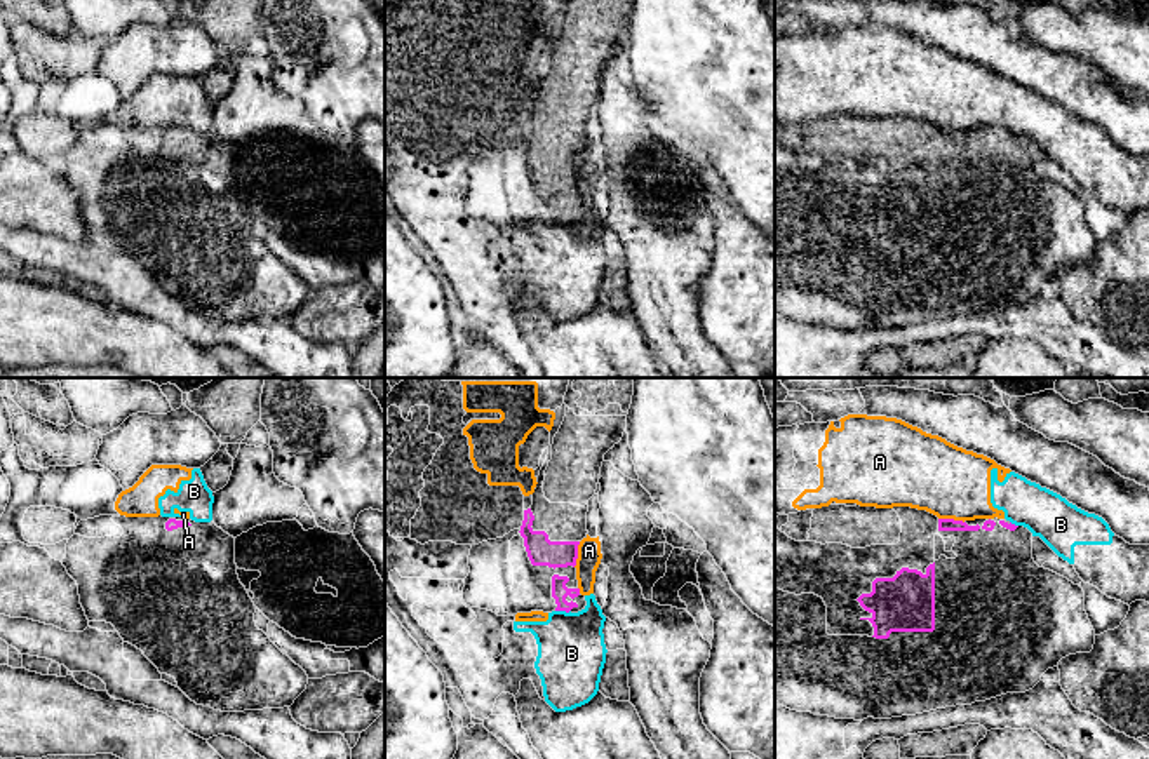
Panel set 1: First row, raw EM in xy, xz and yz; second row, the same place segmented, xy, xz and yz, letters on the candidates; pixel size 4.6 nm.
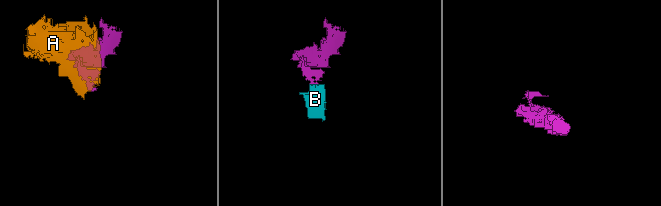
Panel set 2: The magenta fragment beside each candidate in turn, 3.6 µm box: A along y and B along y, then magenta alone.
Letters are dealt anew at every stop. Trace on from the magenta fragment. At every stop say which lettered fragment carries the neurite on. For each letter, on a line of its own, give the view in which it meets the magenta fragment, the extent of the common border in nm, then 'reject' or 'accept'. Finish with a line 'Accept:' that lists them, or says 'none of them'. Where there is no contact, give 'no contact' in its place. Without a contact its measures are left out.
A: meets magenta in xz; contact 120 nm long; reject
B: meets magenta in xz; contact 70 nm long; reject
Accept: none of them

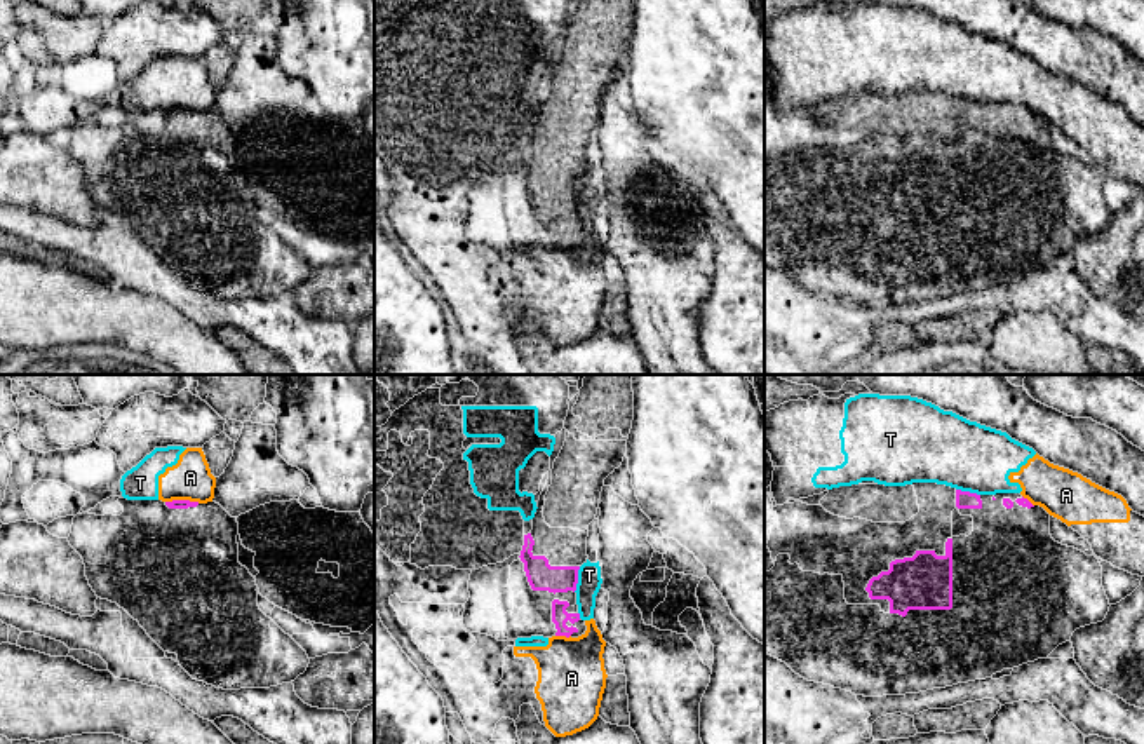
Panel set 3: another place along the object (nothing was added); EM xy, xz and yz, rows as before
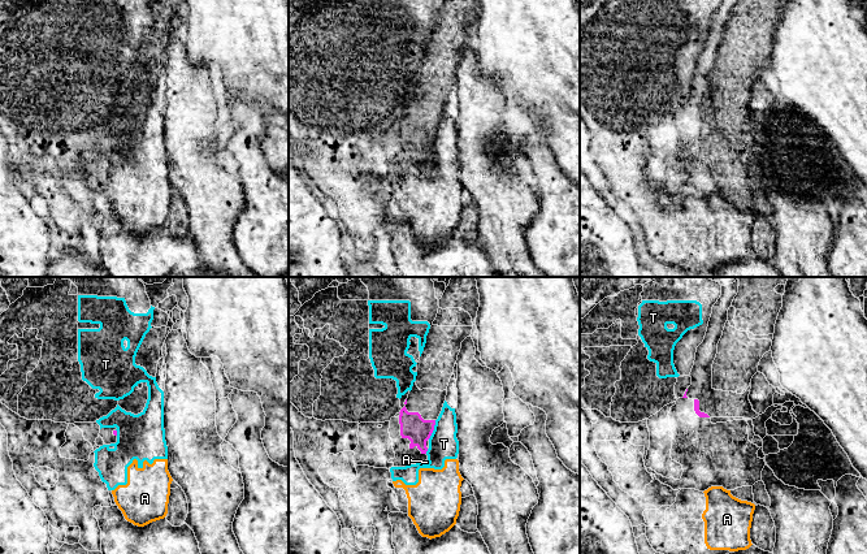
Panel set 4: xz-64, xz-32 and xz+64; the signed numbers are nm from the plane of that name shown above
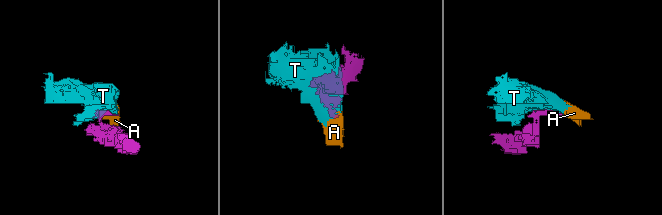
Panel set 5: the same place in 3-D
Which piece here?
A: meets magenta in xy; contact 160 nm long; reject
T: meets magenta in xz; contact 120 nm long; reject
Accept: none of them

